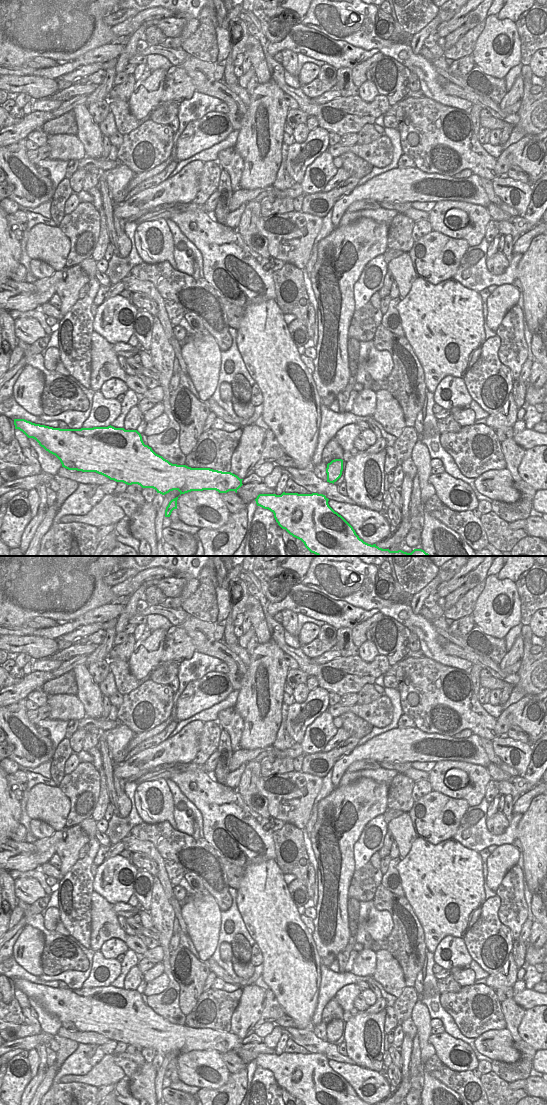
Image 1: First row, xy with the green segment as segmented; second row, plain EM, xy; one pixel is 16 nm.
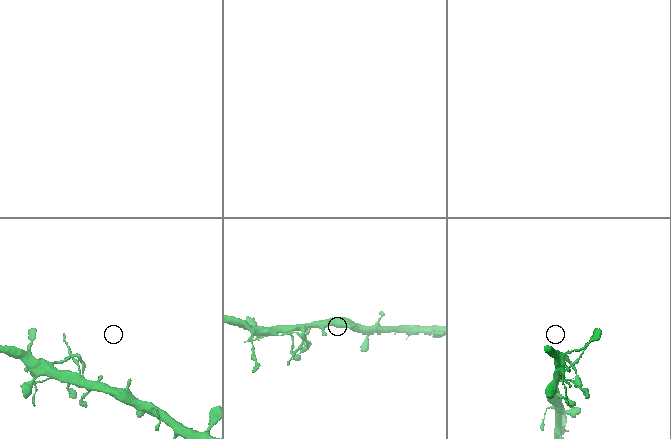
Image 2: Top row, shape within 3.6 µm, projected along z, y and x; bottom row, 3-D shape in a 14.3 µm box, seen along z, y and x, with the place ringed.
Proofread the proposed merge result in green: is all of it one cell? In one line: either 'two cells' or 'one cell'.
one cell

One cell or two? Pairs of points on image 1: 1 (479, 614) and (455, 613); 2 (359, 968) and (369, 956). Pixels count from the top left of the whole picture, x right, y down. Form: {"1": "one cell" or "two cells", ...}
{"1": "two cells", "2": "one cell"}

